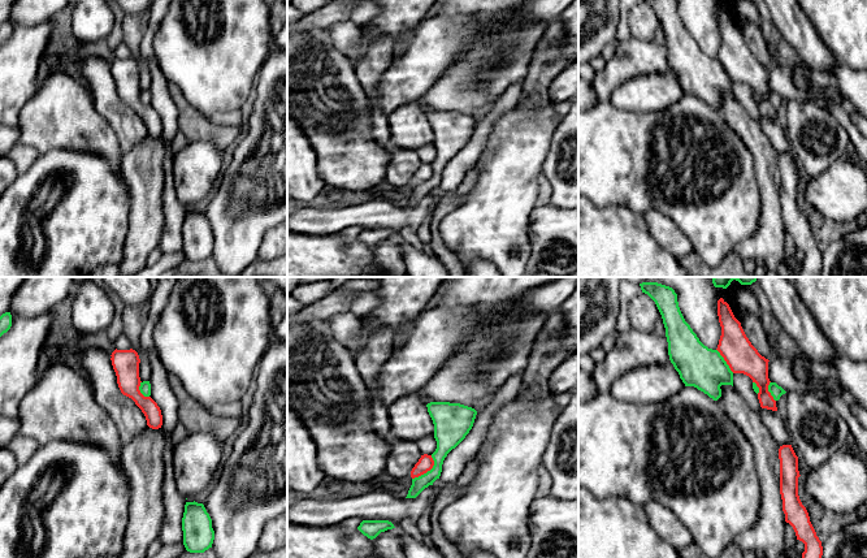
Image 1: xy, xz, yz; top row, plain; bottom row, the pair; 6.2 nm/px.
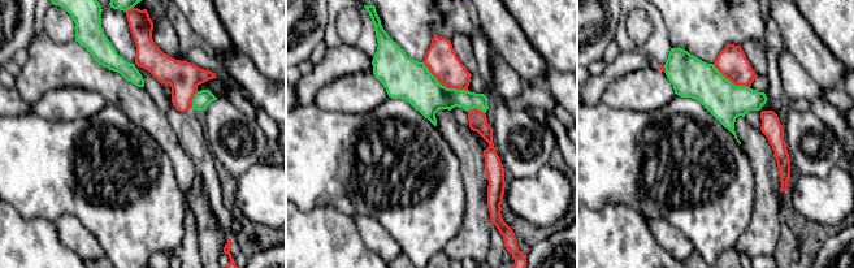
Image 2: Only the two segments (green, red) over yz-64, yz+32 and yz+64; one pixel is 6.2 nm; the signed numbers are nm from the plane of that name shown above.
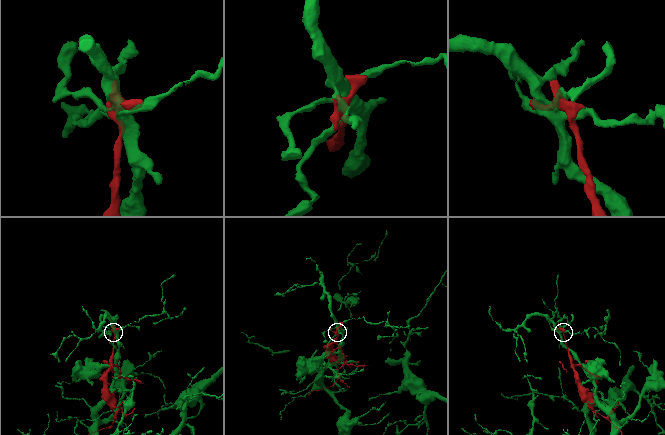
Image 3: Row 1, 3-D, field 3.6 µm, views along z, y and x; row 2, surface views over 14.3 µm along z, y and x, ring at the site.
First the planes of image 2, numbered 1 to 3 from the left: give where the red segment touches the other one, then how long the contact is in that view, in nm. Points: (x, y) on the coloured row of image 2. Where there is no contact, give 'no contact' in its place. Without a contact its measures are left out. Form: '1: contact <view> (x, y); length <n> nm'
1: contact yz-64 (193, 99); length 110 nm
2: contact yz+32 (443, 86); length 340 nm
3: contact yz+64 (729, 81); length 280 nm

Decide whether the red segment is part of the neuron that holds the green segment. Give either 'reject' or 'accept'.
accept

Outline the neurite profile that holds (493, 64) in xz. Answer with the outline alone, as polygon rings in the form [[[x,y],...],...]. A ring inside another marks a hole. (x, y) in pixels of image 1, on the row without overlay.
[[[524,22],[474,40],[465,53],[419,99],[424,112],[450,111],[476,117],[511,86],[524,82],[533,52],[549,22]]]

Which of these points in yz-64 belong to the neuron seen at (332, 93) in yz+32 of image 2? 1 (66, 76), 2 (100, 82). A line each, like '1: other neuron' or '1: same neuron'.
1: other neuron
2: other neuron

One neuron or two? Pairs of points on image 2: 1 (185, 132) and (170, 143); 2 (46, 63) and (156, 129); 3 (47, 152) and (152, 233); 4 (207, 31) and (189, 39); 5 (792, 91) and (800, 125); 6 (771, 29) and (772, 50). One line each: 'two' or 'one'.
1: two
2: one
3: one
4: two
5: two
6: one

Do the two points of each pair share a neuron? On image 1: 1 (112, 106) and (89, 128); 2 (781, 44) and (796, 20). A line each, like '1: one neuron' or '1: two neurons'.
1: two neurons
2: two neurons

